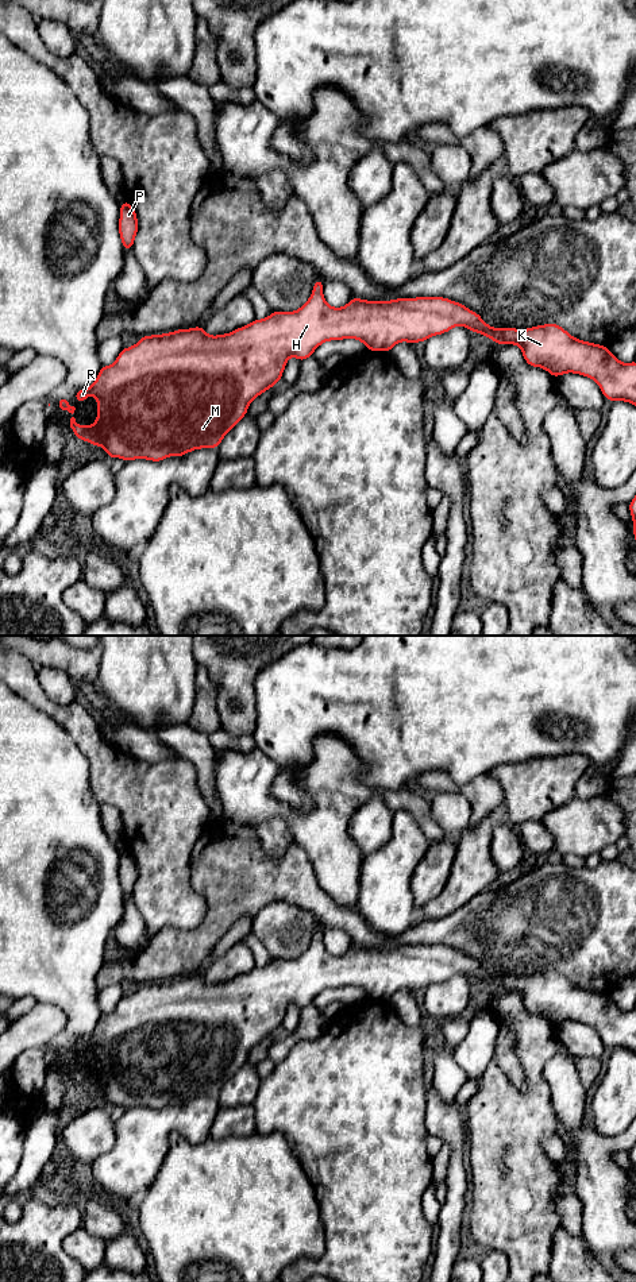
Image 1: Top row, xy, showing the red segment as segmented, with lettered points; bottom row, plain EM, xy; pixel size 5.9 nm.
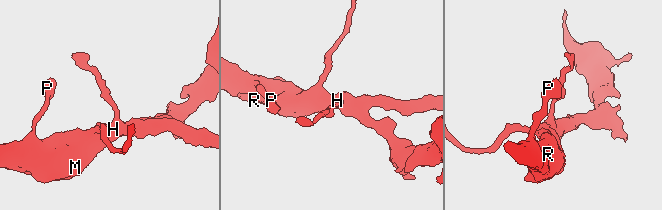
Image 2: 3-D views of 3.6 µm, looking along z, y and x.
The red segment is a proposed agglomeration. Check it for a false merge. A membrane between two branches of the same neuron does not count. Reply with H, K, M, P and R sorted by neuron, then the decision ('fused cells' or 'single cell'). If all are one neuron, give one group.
H K M P R | single cell

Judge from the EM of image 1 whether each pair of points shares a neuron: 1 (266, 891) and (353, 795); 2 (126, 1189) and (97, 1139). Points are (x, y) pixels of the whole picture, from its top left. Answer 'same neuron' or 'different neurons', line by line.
1: different neurons
2: different neurons

